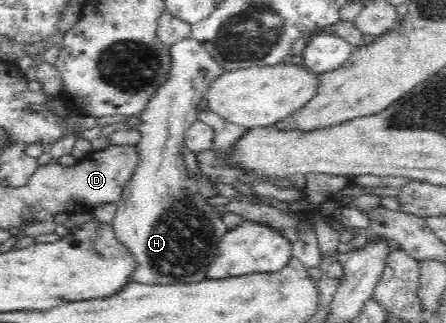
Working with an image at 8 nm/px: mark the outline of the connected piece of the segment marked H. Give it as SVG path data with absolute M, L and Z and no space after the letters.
M189 33L187 37L169 46L167 77L140 113L141 122L136 127L140 135L139 143L135 145L137 165L129 181L121 189L121 199L116 203L118 210L112 221L116 236L129 246L139 260L139 269L134 275L134 281L139 284L178 285L206 280L217 246L227 233L228 227L222 218L223 208L211 205L209 198L201 196L198 181L187 172L183 146L187 130L198 120L197 107L201 99L204 99L209 83L223 72L223 68L204 43Z

